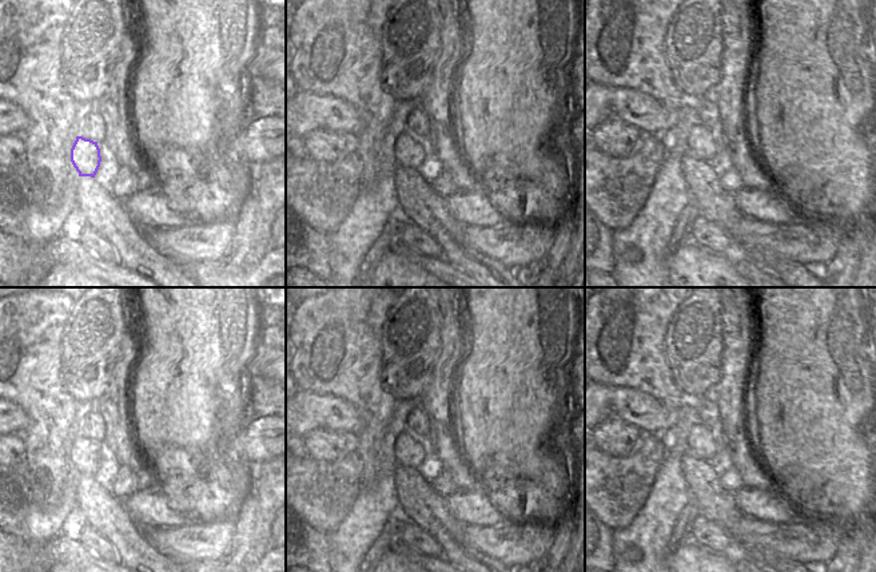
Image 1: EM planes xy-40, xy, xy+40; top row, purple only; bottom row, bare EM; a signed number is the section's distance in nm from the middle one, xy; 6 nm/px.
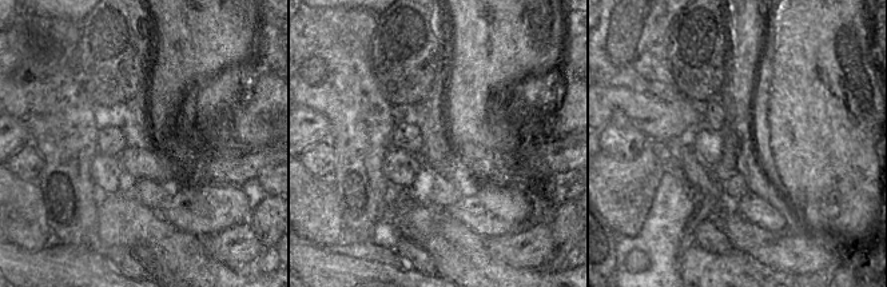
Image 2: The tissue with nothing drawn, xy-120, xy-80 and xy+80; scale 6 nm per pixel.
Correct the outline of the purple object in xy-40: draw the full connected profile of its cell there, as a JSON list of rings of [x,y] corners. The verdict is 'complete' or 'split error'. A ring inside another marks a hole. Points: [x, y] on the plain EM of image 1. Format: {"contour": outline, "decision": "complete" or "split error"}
{"contour": [[[76,436],[71,448],[71,461],[79,476],[91,476],[111,490],[111,485],[119,472],[119,461],[116,453],[103,441]]], "decision": "split error"}

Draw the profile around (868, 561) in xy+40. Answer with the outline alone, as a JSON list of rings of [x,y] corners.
[[[876,517],[868,528],[869,541],[856,572],[876,572]]]

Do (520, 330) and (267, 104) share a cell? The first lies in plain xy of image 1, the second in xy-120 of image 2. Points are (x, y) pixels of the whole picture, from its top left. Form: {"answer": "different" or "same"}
{"answer": "different"}

